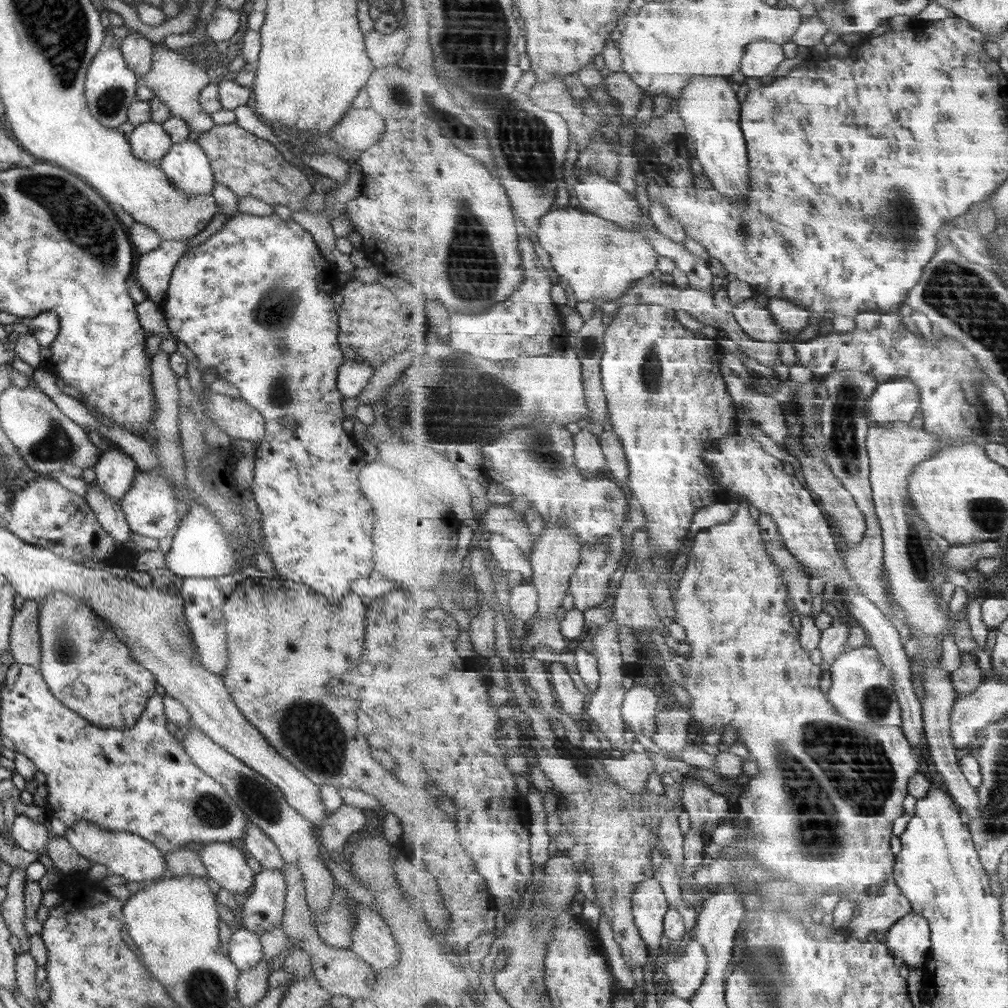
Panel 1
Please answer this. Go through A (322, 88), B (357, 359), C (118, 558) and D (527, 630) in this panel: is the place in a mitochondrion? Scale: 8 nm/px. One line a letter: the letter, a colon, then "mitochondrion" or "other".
A: other
B: other
C: other
D: other

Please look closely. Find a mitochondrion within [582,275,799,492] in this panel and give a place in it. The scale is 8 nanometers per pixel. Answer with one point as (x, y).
(650, 371)

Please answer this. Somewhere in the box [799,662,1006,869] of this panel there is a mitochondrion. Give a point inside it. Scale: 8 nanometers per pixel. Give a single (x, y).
(881, 793)

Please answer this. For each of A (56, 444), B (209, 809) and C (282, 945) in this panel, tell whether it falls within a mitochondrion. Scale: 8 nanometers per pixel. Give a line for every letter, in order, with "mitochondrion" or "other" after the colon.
A: mitochondrion
B: mitochondrion
C: other

